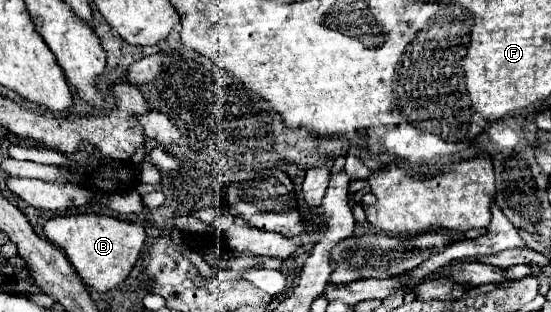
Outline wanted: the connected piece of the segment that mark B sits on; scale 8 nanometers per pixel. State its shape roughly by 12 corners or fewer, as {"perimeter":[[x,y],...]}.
{"perimeter":[[102,214],[56,216],[44,236],[82,282],[128,278],[142,226]]}

